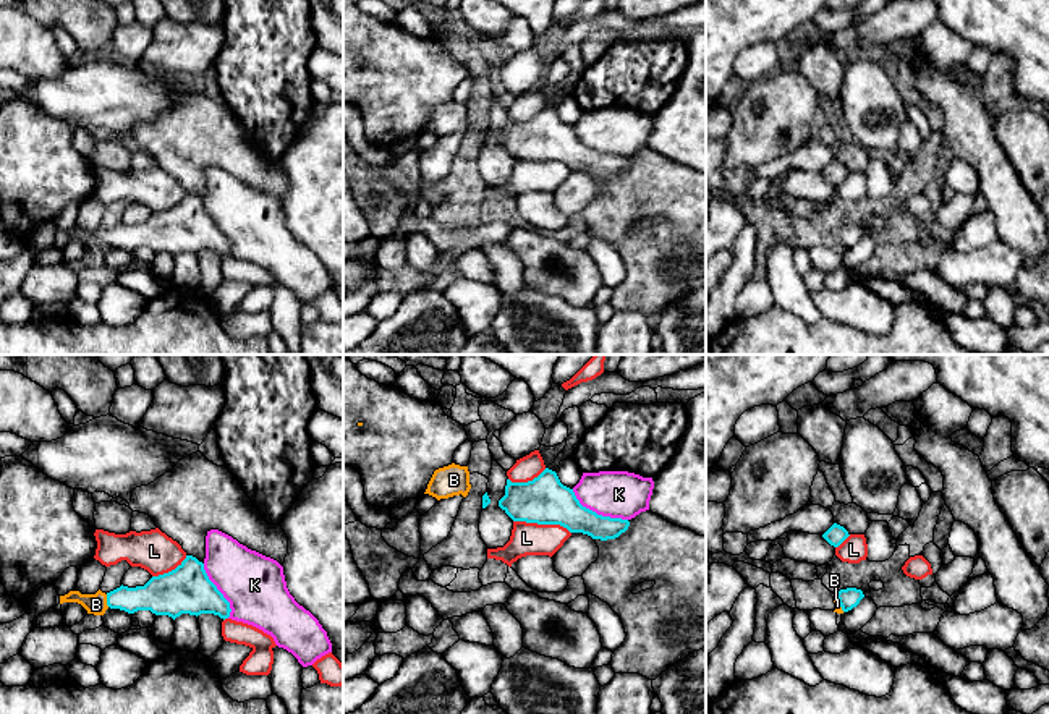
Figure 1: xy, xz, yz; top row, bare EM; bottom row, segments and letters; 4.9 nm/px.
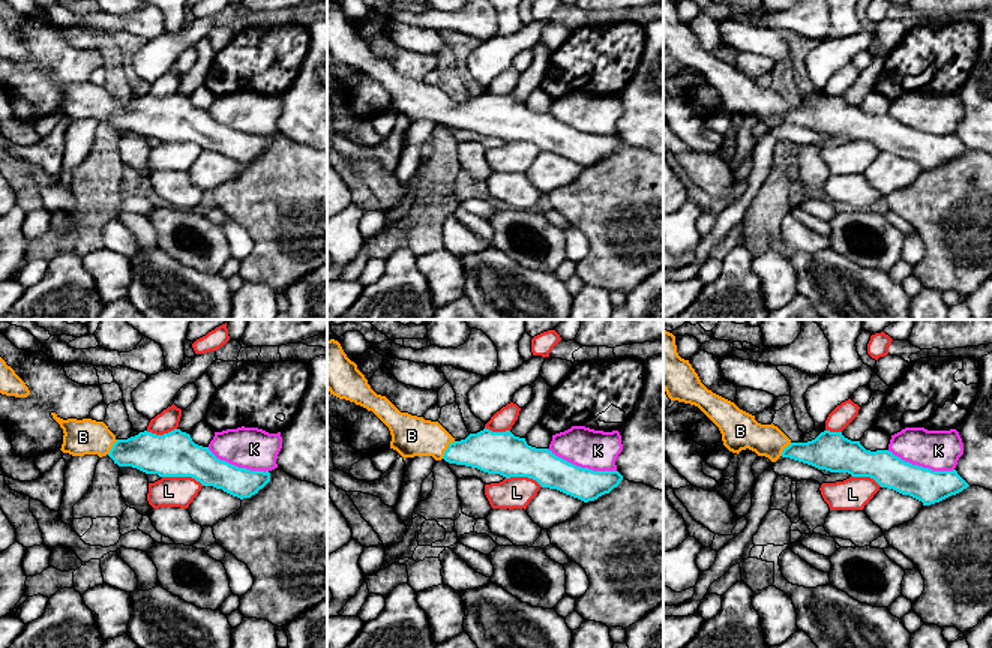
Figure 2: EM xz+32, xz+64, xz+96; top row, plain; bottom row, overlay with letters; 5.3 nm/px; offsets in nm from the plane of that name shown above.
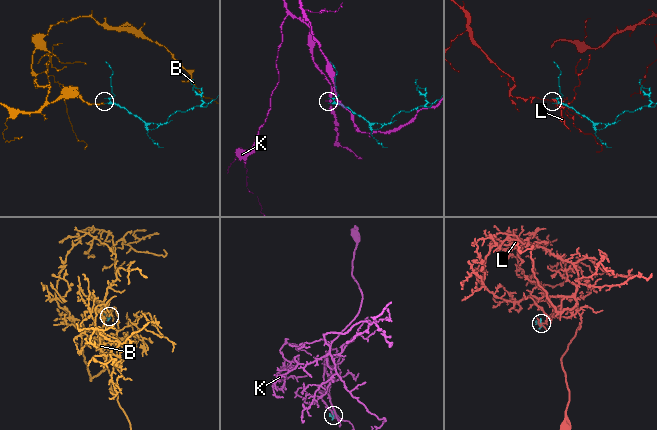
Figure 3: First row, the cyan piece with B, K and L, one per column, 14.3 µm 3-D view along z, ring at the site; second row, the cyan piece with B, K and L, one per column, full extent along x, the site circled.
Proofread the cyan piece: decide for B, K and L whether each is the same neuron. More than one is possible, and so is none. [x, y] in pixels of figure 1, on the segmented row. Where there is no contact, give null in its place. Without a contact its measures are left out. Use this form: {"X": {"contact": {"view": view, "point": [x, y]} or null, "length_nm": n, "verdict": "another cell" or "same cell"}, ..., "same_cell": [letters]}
{"B": {"contact": {"view": "xy", "point": [107, 601]}, "length_nm": 70, "verdict": "same cell"}, "K": {"contact": {"view": "xz", "point": [596, 514]}, "length_nm": 320, "verdict": "another cell"}, "L": {"contact": {"view": "xz", "point": [543, 523]}, "length_nm": 300, "verdict": "another cell"}, "same_cell": ["B"]}

